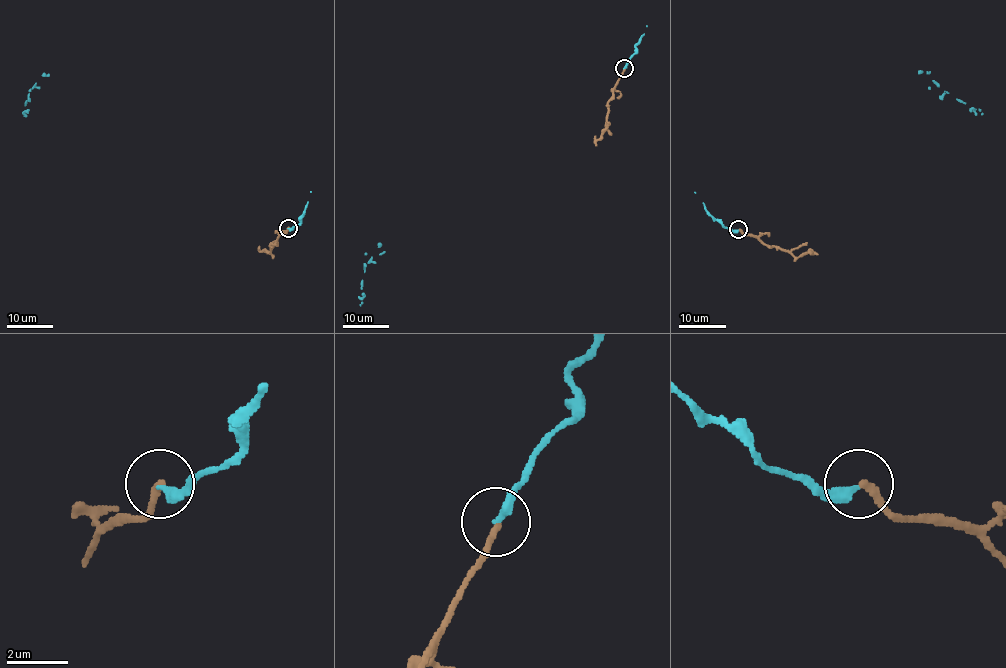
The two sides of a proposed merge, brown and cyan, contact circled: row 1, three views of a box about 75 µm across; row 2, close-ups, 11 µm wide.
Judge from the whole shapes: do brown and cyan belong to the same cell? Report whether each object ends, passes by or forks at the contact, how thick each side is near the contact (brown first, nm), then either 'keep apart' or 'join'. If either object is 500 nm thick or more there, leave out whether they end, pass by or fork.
brown ends there; cyan ends there; 240 nm thick on the brown side, 300 nm on the other; join

